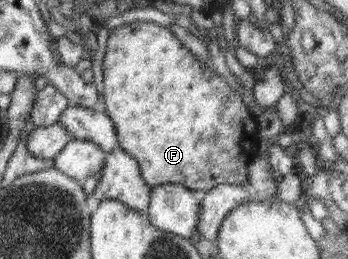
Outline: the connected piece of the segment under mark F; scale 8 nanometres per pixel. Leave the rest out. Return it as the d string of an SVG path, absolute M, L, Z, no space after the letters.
M136 21L123 24L121 27L114 29L113 33L110 33L107 39L107 48L105 49L105 57L103 57L103 83L104 102L101 108L113 120L114 128L118 135L118 147L137 160L137 164L139 164L139 168L141 168L141 178L145 180L145 184L151 187L163 184L178 184L199 194L204 194L220 184L247 184L247 165L249 165L249 160L257 158L257 117L249 112L249 109L245 106L241 98L241 93L237 94L231 90L229 84L227 84L211 66L197 59L193 53L174 36L174 33L169 27L155 23Z

